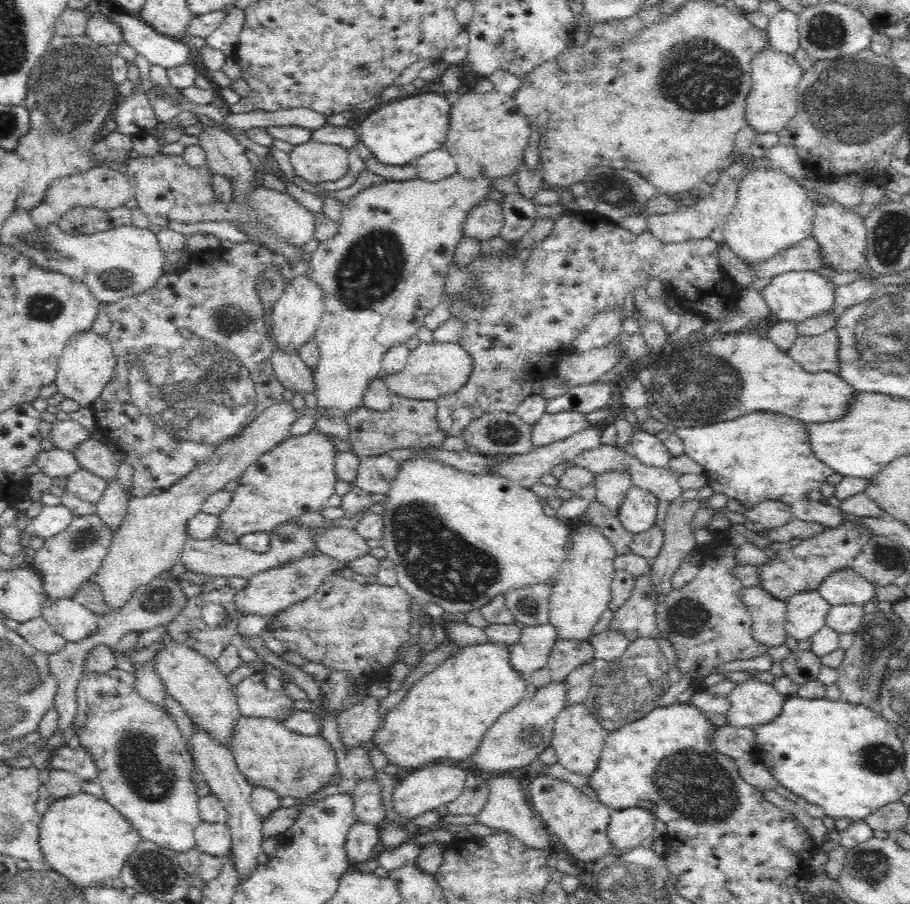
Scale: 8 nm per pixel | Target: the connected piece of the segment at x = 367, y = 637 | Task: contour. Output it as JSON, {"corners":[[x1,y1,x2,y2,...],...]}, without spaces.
{"corners":[[334,572,325,578,318,590,308,596,306,600,297,602,277,612,273,620,267,624,270,634,284,644,286,650,301,654,307,663,324,665,328,671,340,671,349,674,350,694,356,688,370,686,372,682,385,684,388,668,398,661,398,652,406,642,412,642,410,624,412,624,412,611,410,606,414,598,408,594,398,583,394,586,382,584,360,584,354,579,344,578,339,572]]}

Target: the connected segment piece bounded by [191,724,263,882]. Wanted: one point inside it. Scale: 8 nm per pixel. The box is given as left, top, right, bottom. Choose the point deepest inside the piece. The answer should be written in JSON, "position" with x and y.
{"position":[216,762]}

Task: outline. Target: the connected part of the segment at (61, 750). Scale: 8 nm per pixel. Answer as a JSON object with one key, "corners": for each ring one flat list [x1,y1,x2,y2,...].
{"corners":[[64,743,61,747,54,749,49,758,48,766,50,769,74,773,82,781,97,782,98,767,96,767,96,761,90,755,90,751,82,745,72,749]]}

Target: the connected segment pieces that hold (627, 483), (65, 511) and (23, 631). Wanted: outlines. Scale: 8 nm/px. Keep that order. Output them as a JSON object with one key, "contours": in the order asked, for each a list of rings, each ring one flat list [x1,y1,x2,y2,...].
{"contours":[[[604,472,595,475,595,499,606,505,615,516,618,516,620,504,625,499,627,490,633,485,628,472]],[[43,505,42,510,36,514,37,516,28,520,28,525,24,533,21,532,21,540,23,535,34,538,53,538,56,534,64,533,72,523,74,515,72,511,64,505,49,506]],[[42,616,20,623,15,630,24,640,27,640,35,650,54,654,66,646,67,640,60,636,54,627]]]}

